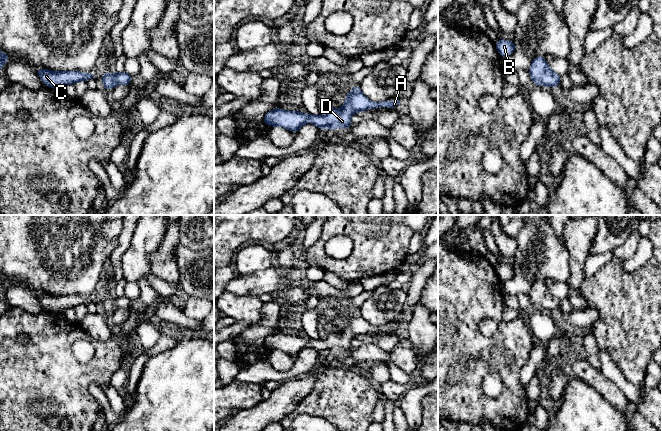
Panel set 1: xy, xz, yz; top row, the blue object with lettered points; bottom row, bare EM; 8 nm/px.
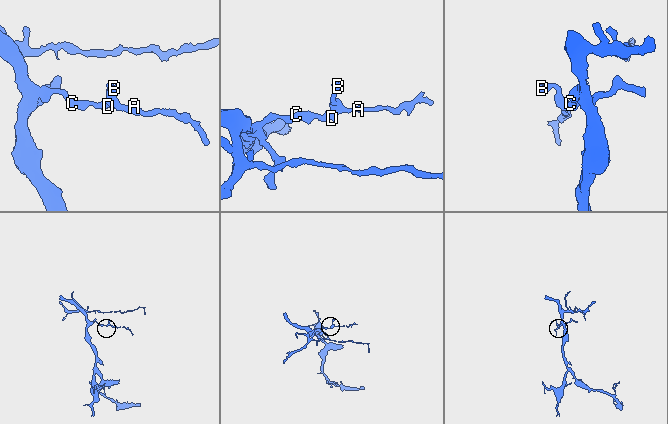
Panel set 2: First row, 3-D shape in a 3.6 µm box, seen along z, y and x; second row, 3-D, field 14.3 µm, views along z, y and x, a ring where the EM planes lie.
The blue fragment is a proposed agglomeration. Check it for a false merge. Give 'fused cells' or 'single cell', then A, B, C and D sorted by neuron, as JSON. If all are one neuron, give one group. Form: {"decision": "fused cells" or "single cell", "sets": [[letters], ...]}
{"decision": "single cell", "sets": [["A", "B", "C", "D"]]}

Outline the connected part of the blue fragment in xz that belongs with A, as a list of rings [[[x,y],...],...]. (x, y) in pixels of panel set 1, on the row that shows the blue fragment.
[[[358,85],[347,93],[347,98],[343,100],[341,109],[329,107],[325,115],[307,115],[298,111],[283,110],[280,107],[273,109],[265,114],[263,122],[272,127],[281,126],[291,132],[298,132],[307,122],[312,123],[316,127],[328,130],[334,130],[338,127],[348,129],[351,127],[351,117],[356,112],[367,111],[372,108],[382,108],[387,106],[389,109],[395,108],[401,100],[390,102],[389,100],[382,102],[370,101],[361,91]]]

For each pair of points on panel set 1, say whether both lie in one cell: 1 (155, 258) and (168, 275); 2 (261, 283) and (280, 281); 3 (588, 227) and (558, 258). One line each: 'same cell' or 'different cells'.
1: same cell
2: same cell
3: different cells

